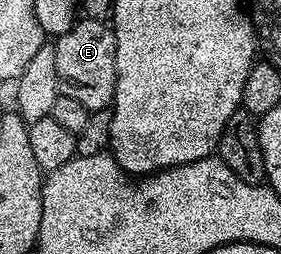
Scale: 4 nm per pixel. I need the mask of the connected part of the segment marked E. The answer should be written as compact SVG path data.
M78 18L71 30L56 36L53 48L61 94L87 105L91 113L108 108L113 101L117 80L115 33L112 26L99 19Z

